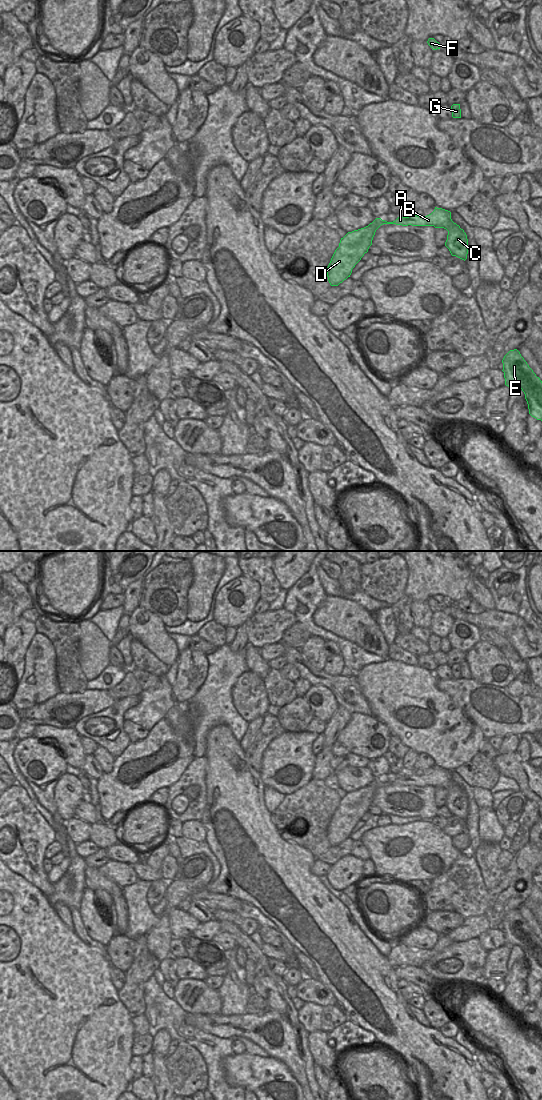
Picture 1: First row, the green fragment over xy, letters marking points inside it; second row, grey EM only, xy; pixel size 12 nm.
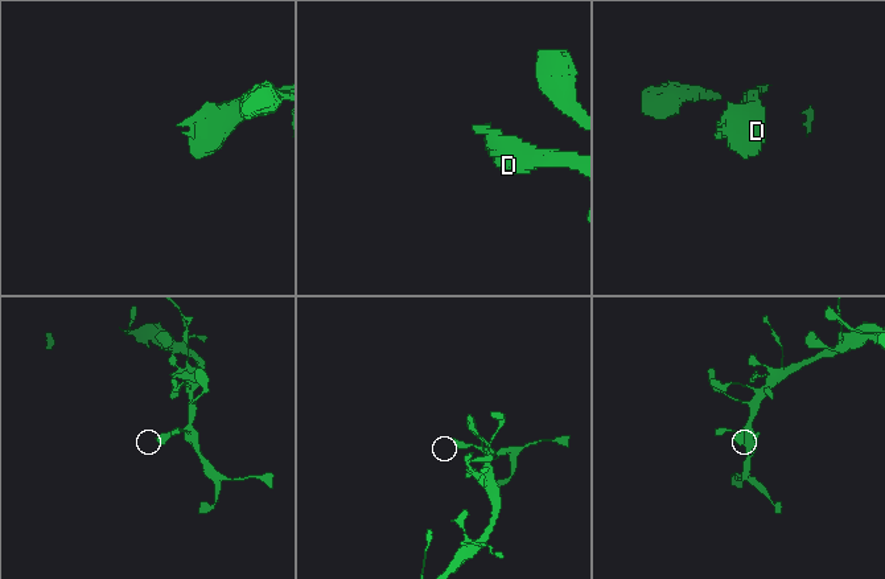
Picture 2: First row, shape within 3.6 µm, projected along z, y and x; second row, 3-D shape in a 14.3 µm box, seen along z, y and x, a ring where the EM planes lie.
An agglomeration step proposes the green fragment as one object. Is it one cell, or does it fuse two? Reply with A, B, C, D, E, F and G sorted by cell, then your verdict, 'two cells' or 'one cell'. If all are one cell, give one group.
A B C D E F G | one cell

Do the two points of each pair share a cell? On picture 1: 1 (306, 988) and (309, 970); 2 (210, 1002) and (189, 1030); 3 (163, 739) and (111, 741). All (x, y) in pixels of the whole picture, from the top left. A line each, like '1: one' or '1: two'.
1: two
2: two
3: two

